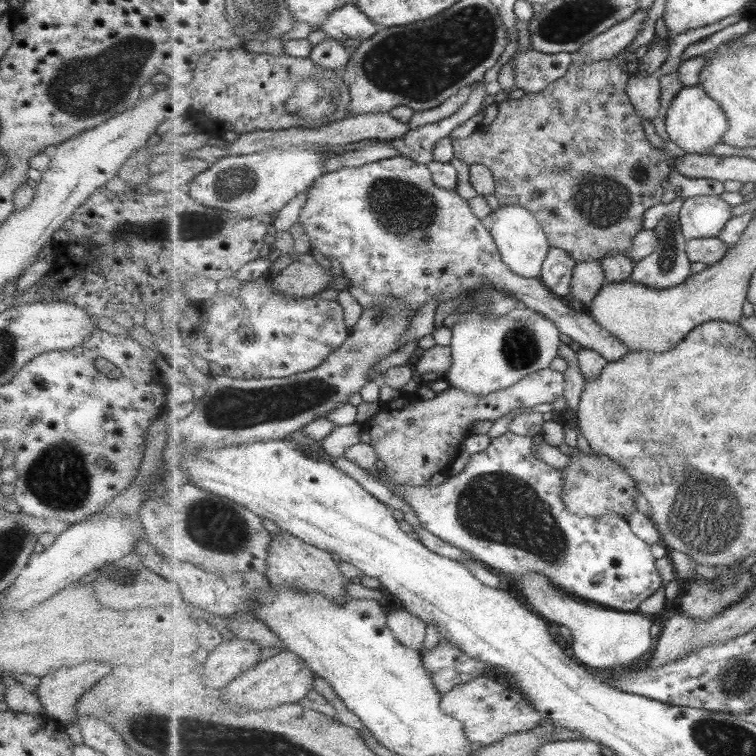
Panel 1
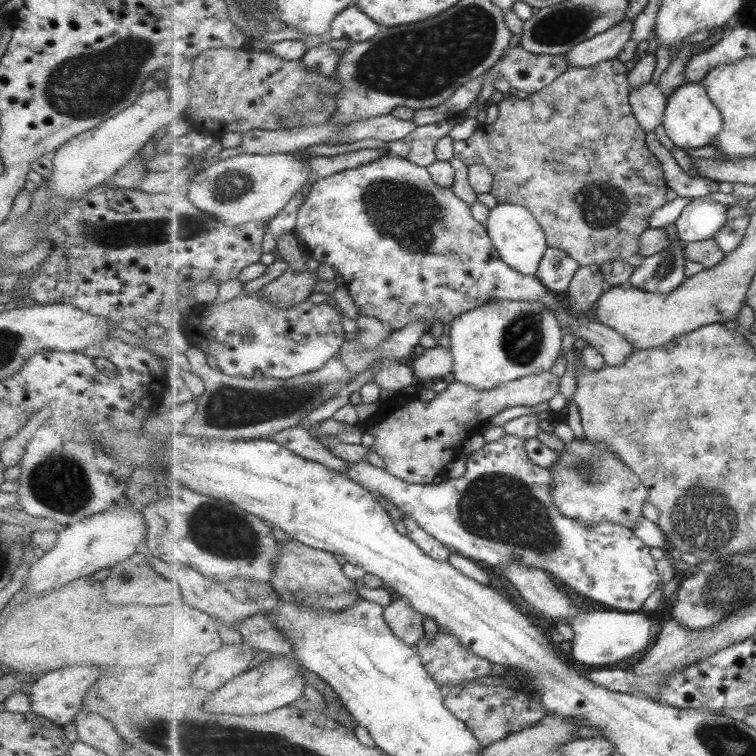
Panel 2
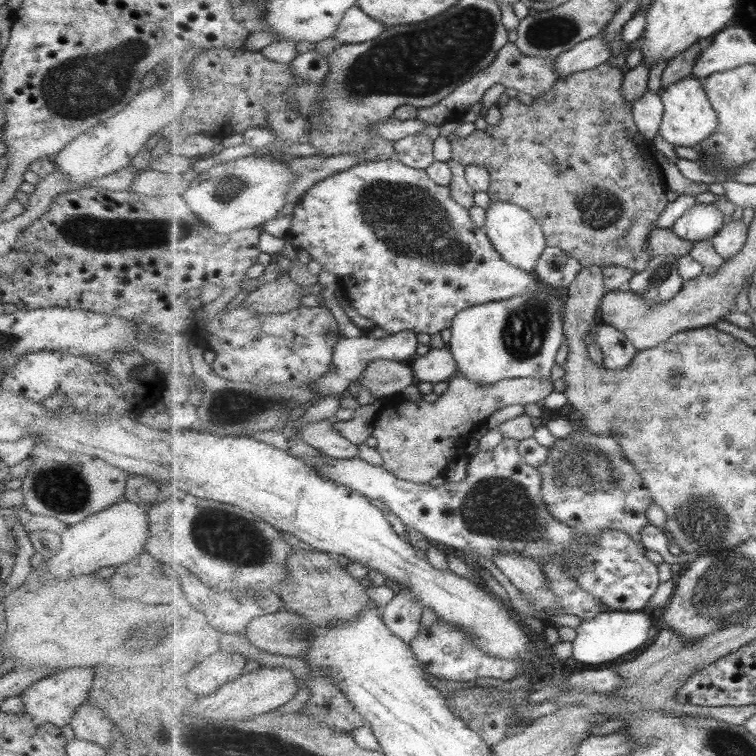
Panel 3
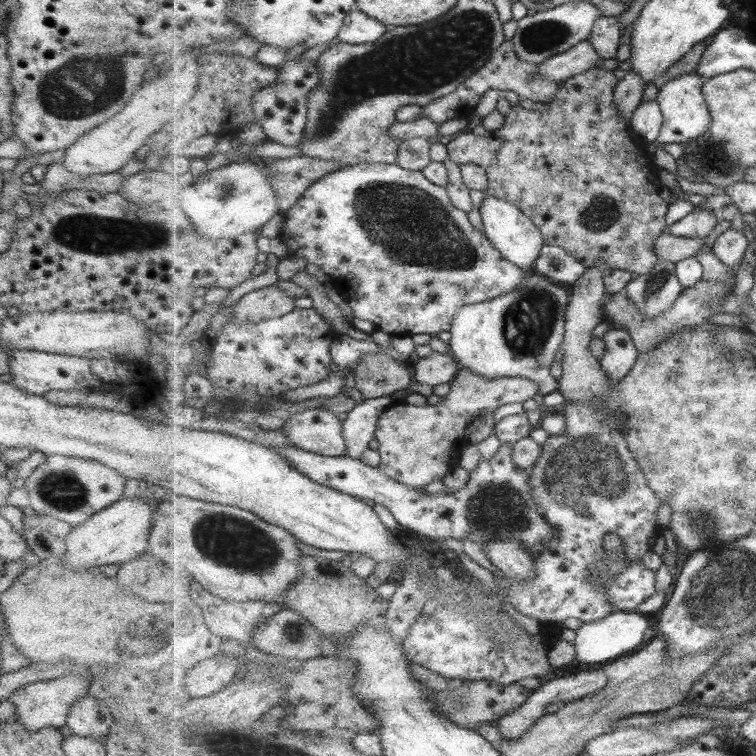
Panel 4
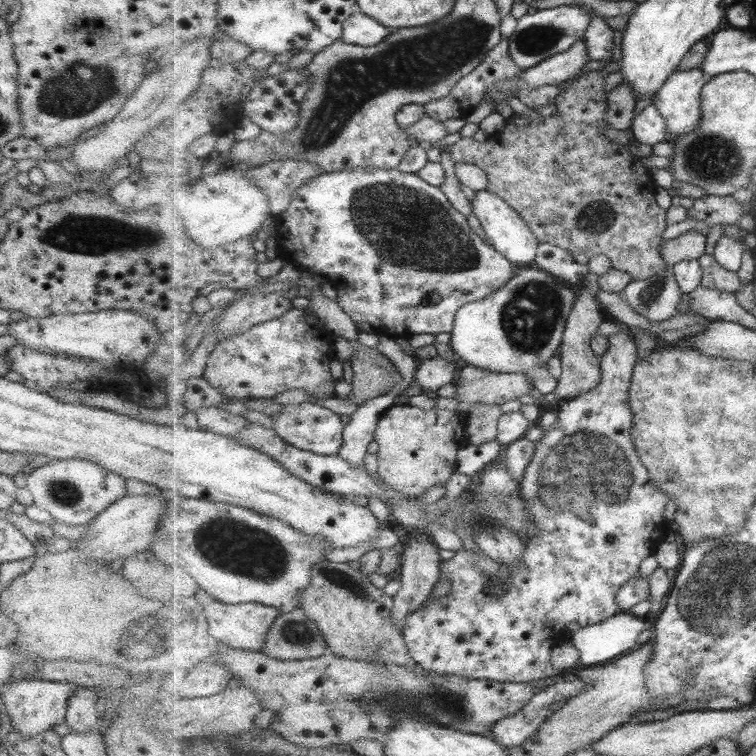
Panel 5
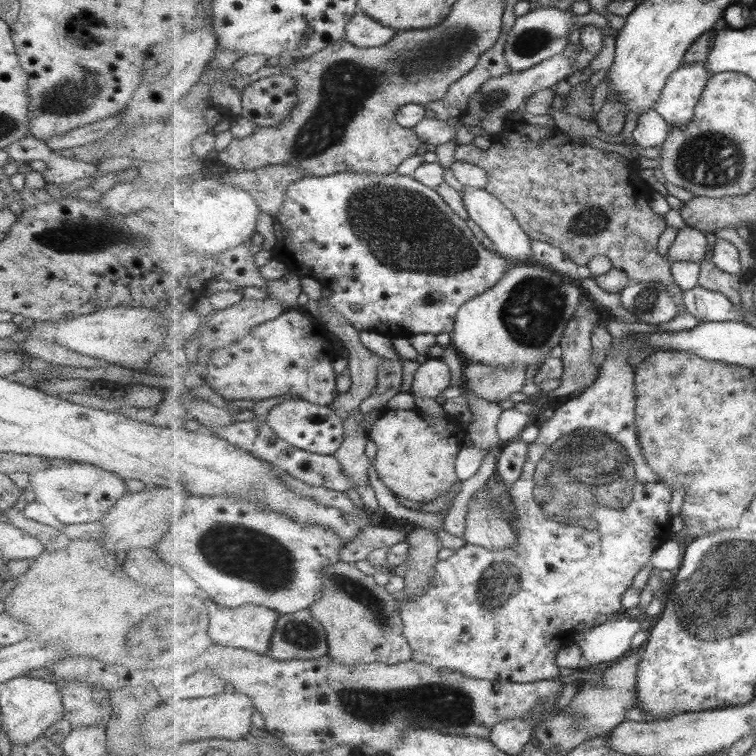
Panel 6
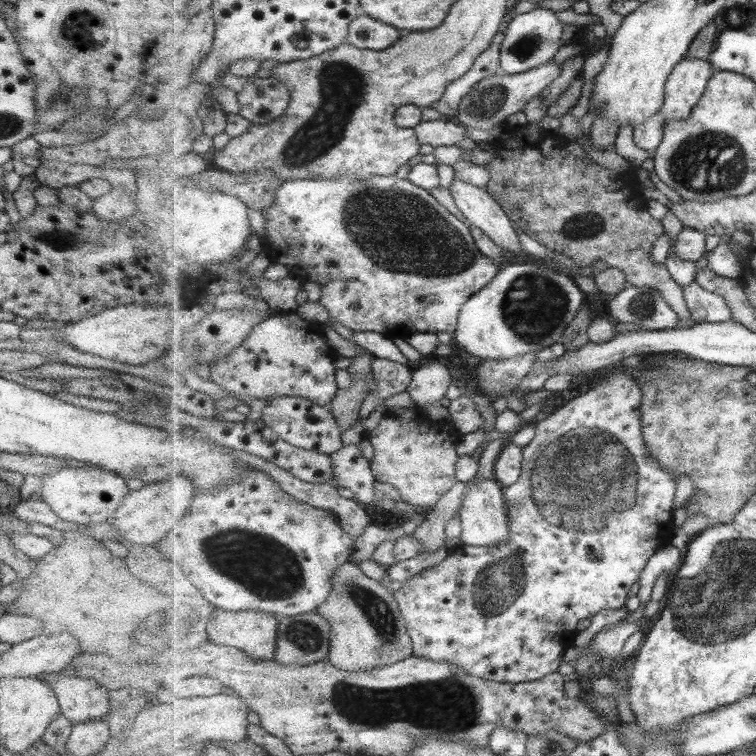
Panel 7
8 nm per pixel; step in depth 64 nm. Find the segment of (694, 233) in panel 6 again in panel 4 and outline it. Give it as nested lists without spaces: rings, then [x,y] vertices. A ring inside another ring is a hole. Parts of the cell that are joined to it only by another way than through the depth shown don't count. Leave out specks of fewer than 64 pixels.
[[[667,231],[657,239],[655,244],[657,256],[675,265],[687,258],[695,257],[703,247],[705,247],[703,238],[675,237]]]

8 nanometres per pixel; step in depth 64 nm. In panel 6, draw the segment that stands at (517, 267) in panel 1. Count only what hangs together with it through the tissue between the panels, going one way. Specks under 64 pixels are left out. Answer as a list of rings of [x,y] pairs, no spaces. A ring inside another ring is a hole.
[[[462,186],[462,199],[467,207],[470,219],[472,219],[490,239],[496,252],[503,256],[505,260],[512,264],[521,264],[522,261],[527,261],[533,257],[533,239],[529,234],[525,233],[525,229],[521,227],[521,222],[515,219],[513,212],[509,210],[493,193],[486,188],[475,188],[472,186]]]

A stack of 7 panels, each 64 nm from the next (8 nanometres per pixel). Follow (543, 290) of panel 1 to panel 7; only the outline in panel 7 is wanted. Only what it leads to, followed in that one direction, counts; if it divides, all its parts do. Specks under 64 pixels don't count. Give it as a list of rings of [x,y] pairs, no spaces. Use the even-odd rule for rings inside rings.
[[[346,175],[345,180],[334,178],[333,180],[299,179],[285,181],[283,184],[281,184],[281,186],[277,189],[277,192],[275,193],[273,206],[270,206],[268,209],[265,209],[261,212],[265,219],[265,227],[267,232],[267,238],[266,240],[263,240],[263,250],[265,250],[265,253],[269,255],[269,259],[271,259],[272,263],[281,264],[289,268],[289,273],[291,274],[291,276],[297,278],[302,283],[305,283],[305,281],[311,281],[318,285],[319,288],[322,290],[322,295],[320,296],[319,300],[320,304],[325,306],[325,308],[330,312],[330,316],[333,320],[338,320],[340,323],[343,323],[347,328],[353,331],[380,332],[390,339],[402,338],[404,340],[407,340],[410,336],[413,336],[413,334],[418,332],[447,332],[453,334],[457,330],[460,314],[464,305],[468,303],[468,301],[472,299],[473,296],[479,294],[479,292],[481,292],[483,288],[488,287],[488,285],[496,279],[498,273],[501,272],[500,263],[495,263],[495,260],[486,258],[485,256],[483,256],[483,254],[481,254],[481,252],[479,252],[479,250],[477,250],[477,246],[475,246],[475,240],[473,240],[473,236],[471,236],[471,230],[469,230],[469,228],[467,228],[467,226],[463,224],[463,220],[461,220],[459,217],[455,217],[455,215],[453,215],[452,212],[449,212],[449,209],[445,208],[445,205],[441,204],[439,200],[435,200],[435,198],[433,198],[433,196],[431,196],[431,194],[427,192],[427,189],[413,184],[412,181],[408,178],[404,178],[403,180],[401,180],[397,179],[395,176],[372,176],[367,180],[355,180],[354,178],[348,178],[348,175]],[[620,364],[607,370],[610,371],[607,379],[603,379],[593,389],[567,401],[557,411],[549,412],[547,418],[535,423],[535,436],[523,449],[523,474],[517,484],[504,489],[509,509],[510,537],[504,543],[490,547],[471,548],[465,543],[455,546],[450,549],[450,555],[441,564],[423,570],[421,574],[408,579],[404,586],[393,592],[408,622],[408,634],[413,637],[415,655],[437,662],[458,664],[469,674],[494,682],[519,684],[552,675],[561,666],[564,652],[573,646],[573,637],[579,628],[577,622],[593,618],[593,615],[599,614],[601,610],[625,608],[629,590],[639,580],[651,556],[671,543],[677,532],[673,524],[678,482],[676,474],[662,467],[646,443],[642,421],[644,392],[635,382],[635,376],[625,373]]]

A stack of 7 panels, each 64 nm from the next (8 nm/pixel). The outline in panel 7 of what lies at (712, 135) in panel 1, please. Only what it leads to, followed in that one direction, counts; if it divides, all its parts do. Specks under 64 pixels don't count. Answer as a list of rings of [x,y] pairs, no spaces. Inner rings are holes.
[[[689,57],[681,60],[666,83],[666,99],[661,110],[665,118],[688,119],[700,103],[716,70],[710,60]]]

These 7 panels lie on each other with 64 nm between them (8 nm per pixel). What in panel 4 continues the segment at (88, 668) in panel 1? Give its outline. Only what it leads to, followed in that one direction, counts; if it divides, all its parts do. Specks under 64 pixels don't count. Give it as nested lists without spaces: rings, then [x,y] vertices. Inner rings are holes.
[[[70,674],[61,678],[37,681],[20,686],[16,691],[12,692],[13,696],[9,696],[8,698],[15,709],[13,719],[21,723],[23,729],[29,733],[37,732],[45,727],[59,729],[66,725],[69,706],[73,702],[81,700],[83,696],[88,695],[87,692],[90,682],[91,680],[87,680],[84,676]]]

